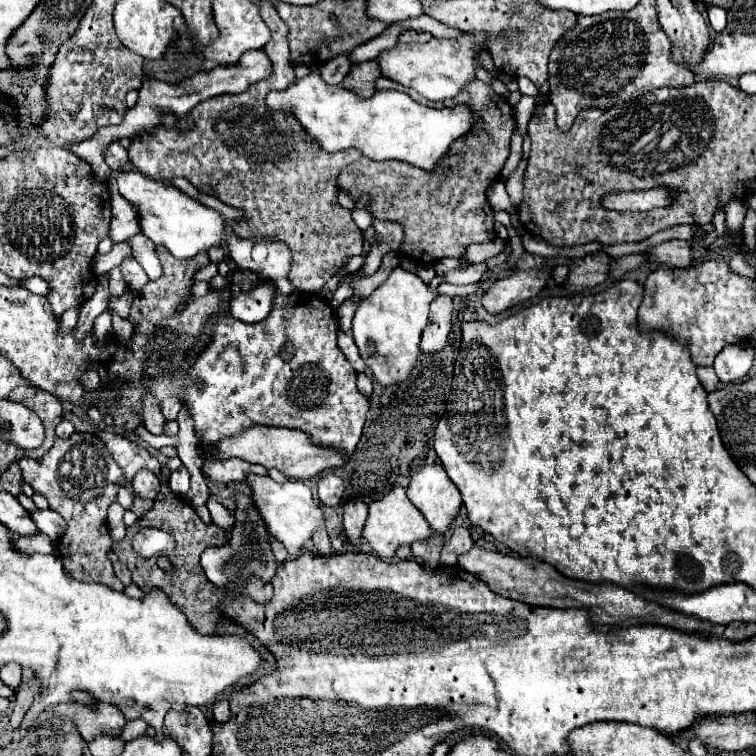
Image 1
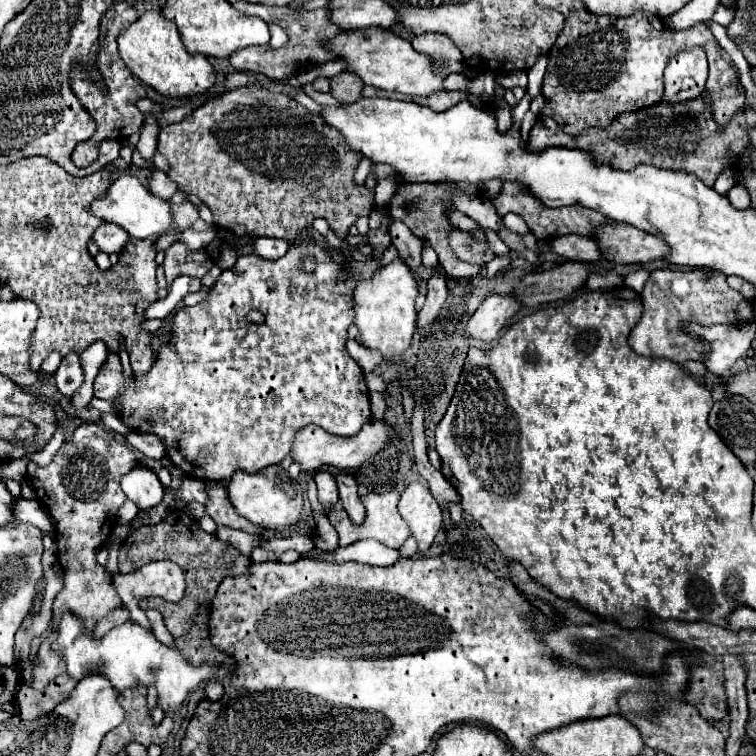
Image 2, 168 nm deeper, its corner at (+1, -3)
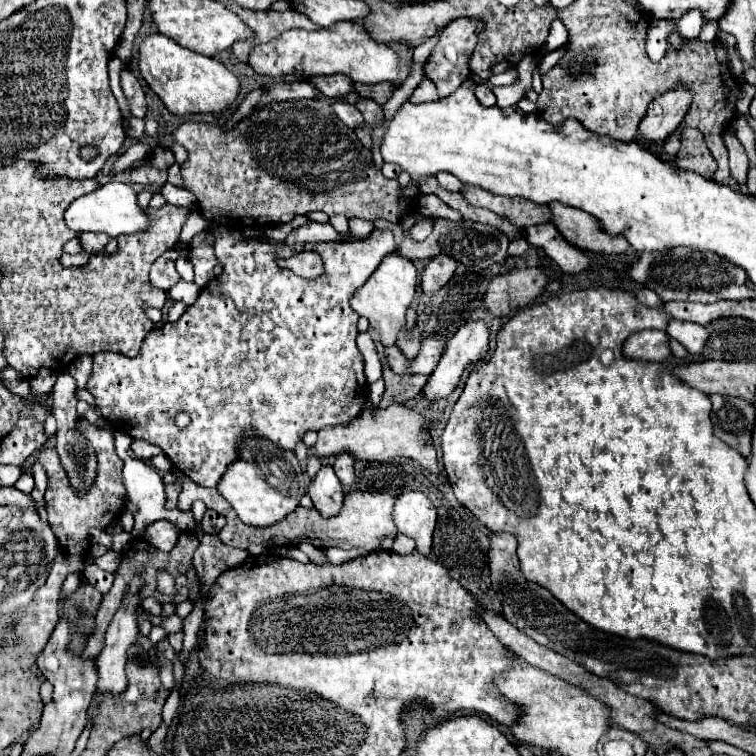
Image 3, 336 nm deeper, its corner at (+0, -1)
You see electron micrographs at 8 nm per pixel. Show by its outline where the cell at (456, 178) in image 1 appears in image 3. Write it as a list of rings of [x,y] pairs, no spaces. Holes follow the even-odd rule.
[[[355,83],[355,91],[365,97],[365,99],[373,99],[379,105],[385,105],[385,101],[391,99],[391,95],[395,93],[397,87],[393,87],[391,83],[377,83],[377,85],[363,85],[363,83]]]

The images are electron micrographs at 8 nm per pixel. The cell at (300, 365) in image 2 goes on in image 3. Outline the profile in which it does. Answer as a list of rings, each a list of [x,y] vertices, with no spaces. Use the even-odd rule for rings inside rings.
[[[217,227],[213,229],[213,237],[215,237],[215,255],[219,259],[219,263],[223,265],[223,273],[219,277],[215,277],[213,281],[209,281],[209,285],[201,291],[199,299],[179,317],[179,321],[175,323],[165,323],[159,329],[153,329],[141,347],[141,353],[137,357],[125,357],[121,353],[97,353],[93,355],[93,375],[89,377],[87,383],[87,391],[95,397],[97,409],[99,413],[117,427],[117,431],[127,433],[135,439],[145,439],[153,445],[159,445],[163,449],[163,453],[171,459],[171,463],[189,479],[193,479],[195,483],[203,485],[203,487],[217,487],[219,479],[223,477],[223,473],[227,471],[227,467],[237,461],[239,457],[239,447],[245,441],[247,435],[253,437],[263,437],[267,441],[271,441],[273,445],[277,445],[279,449],[289,449],[293,451],[295,445],[303,439],[303,435],[307,431],[317,431],[321,427],[327,425],[343,425],[343,423],[351,423],[353,419],[357,419],[357,415],[363,411],[365,401],[367,401],[367,393],[369,393],[369,385],[363,373],[363,357],[355,345],[355,337],[357,337],[357,319],[359,315],[351,309],[349,299],[355,295],[357,289],[363,287],[363,283],[373,275],[373,271],[381,265],[383,257],[387,257],[389,253],[393,253],[397,249],[395,245],[395,237],[391,229],[375,229],[371,235],[367,235],[365,239],[359,241],[345,241],[345,243],[313,243],[313,245],[275,245],[271,241],[265,239],[251,239],[251,241],[243,241],[241,233],[237,229],[229,229],[229,227]],[[301,249],[317,249],[317,253],[321,253],[323,257],[323,265],[325,265],[325,275],[317,277],[317,279],[303,279],[297,277],[295,273],[291,273],[289,269],[281,269],[275,261],[281,257],[291,257]],[[177,413],[187,413],[191,417],[191,423],[185,429],[179,429],[175,425],[175,417]]]

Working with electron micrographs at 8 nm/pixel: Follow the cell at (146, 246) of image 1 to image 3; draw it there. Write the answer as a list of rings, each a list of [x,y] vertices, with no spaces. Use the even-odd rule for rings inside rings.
[[[169,249],[165,251],[151,267],[151,283],[163,291],[169,291],[177,281],[179,275],[175,271],[175,261],[179,257],[177,249]]]

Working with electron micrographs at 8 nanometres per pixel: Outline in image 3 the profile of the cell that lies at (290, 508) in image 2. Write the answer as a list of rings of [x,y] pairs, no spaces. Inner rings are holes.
[[[249,437],[241,445],[239,459],[229,465],[217,489],[243,523],[267,527],[285,519],[293,509],[299,507],[299,499],[307,493],[307,481],[293,453],[283,451],[265,439]]]

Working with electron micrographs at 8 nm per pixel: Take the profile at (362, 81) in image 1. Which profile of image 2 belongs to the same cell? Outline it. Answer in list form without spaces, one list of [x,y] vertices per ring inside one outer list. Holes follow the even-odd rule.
[[[340,73],[330,79],[330,95],[340,103],[356,103],[362,97],[362,89],[362,79],[352,73]]]

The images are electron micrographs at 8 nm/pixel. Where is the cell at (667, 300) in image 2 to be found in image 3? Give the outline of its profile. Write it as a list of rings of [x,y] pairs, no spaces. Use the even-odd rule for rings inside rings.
[[[657,329],[637,331],[623,343],[623,355],[641,361],[665,361],[671,357],[669,335]]]

